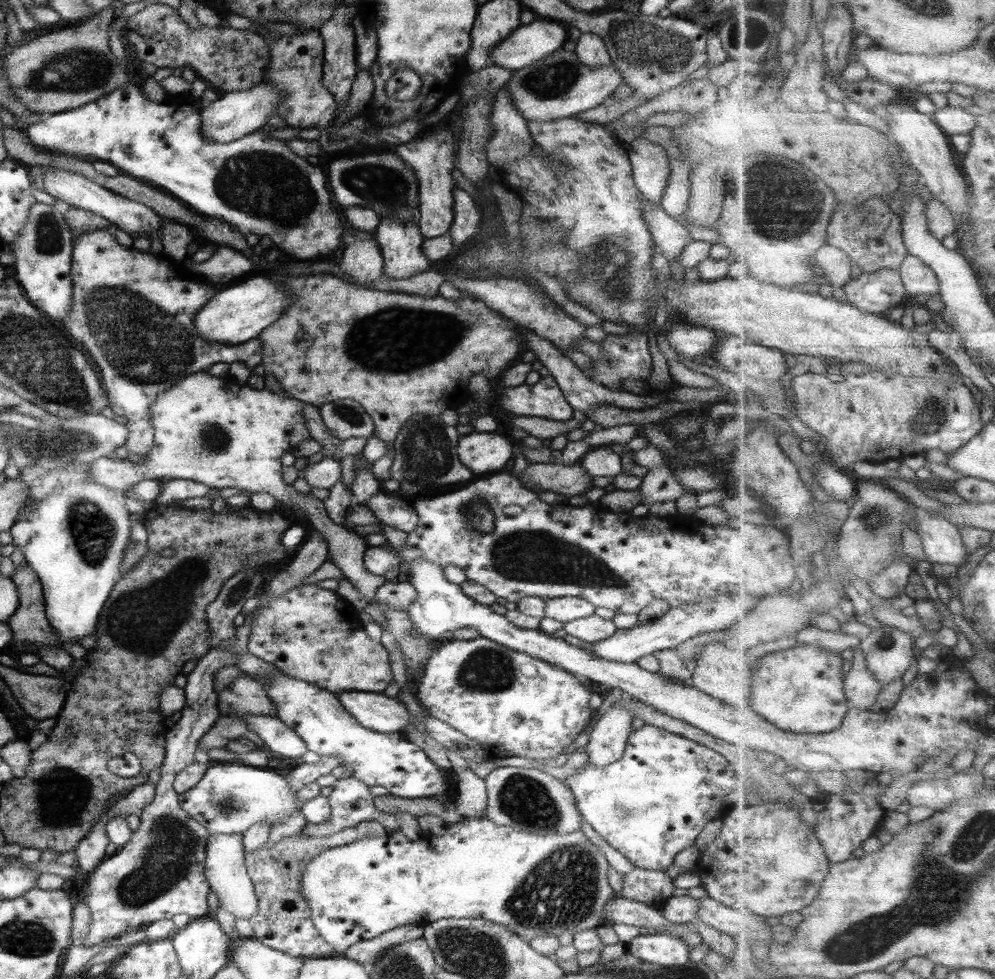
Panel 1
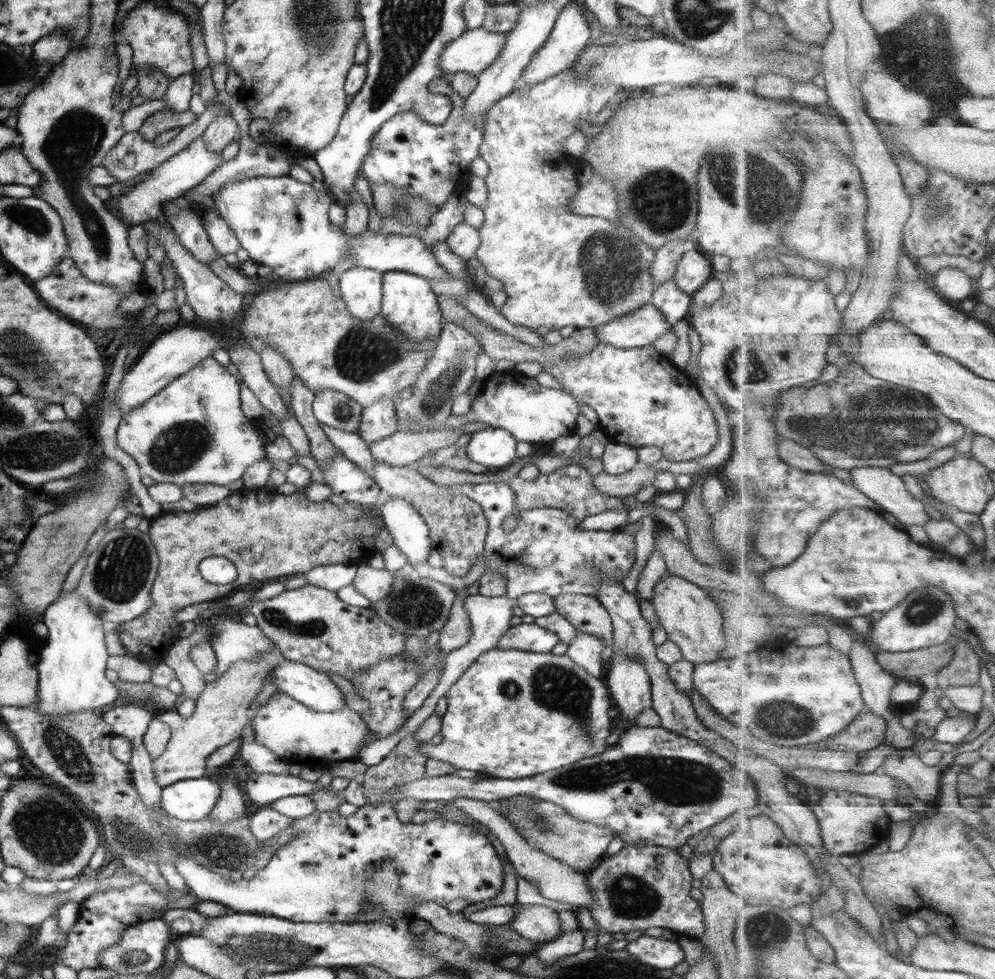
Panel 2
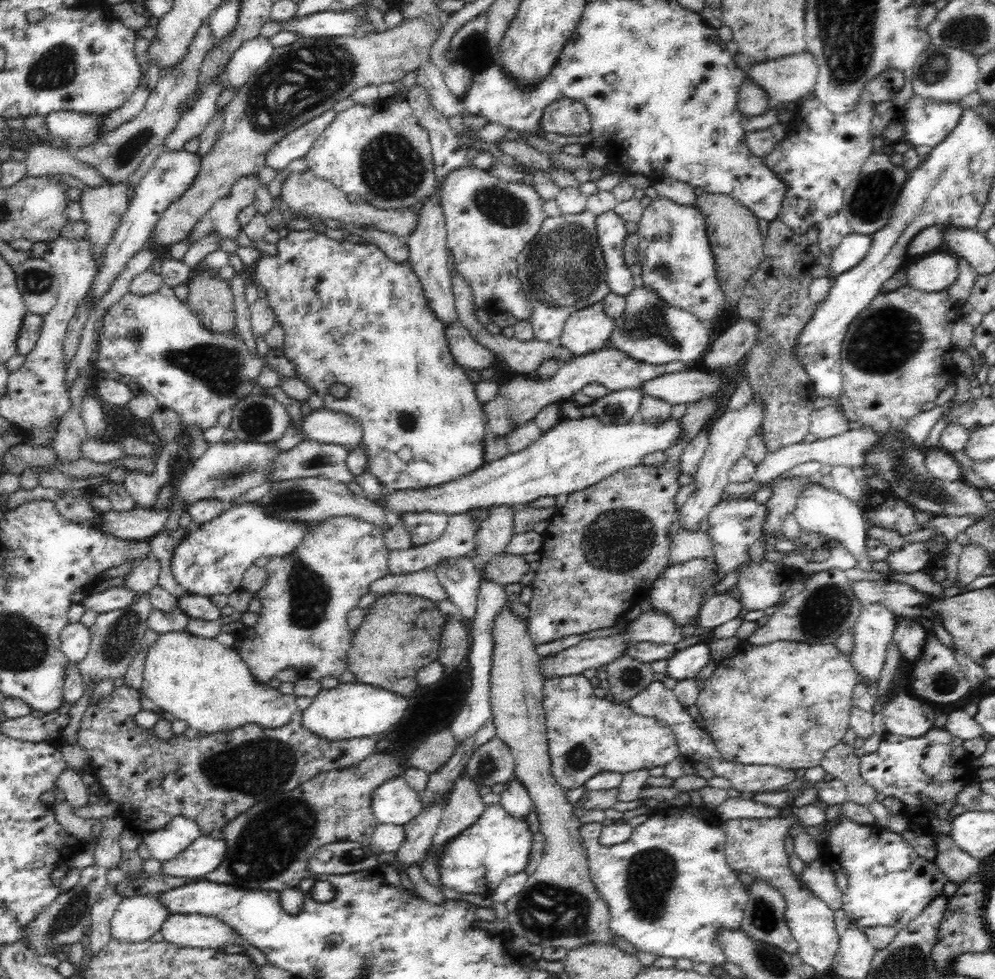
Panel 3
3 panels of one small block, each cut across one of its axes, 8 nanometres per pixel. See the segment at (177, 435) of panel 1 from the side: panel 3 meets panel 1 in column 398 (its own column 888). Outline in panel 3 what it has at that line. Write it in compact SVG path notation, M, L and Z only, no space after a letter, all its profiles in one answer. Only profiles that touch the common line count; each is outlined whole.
M879 603L863 606L852 629L854 650L849 656L852 667L861 678L871 682L880 678L897 617Z

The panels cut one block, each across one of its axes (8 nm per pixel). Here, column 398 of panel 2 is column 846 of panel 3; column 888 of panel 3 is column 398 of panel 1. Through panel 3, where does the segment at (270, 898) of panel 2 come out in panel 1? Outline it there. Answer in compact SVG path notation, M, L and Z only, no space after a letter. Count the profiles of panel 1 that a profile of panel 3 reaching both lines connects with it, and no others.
M463 818L458 823L450 823L446 832L442 836L436 836L430 832L423 833L418 841L410 841L400 829L387 830L381 837L360 838L354 842L346 843L342 846L327 848L315 854L310 863L306 863L301 878L301 895L311 908L311 917L314 926L324 937L326 942L332 945L332 948L342 956L347 948L361 940L368 940L375 936L380 936L388 930L398 928L405 924L427 925L443 918L482 918L496 924L506 926L508 930L514 932L522 940L530 941L537 936L555 936L558 937L565 930L571 933L582 930L596 929L603 925L603 910L607 902L616 897L616 892L612 890L608 883L608 871L610 865L605 854L596 847L588 836L580 831L564 833L563 835L554 835L544 831L521 831L512 827L502 826L493 823L488 818L468 819Z

